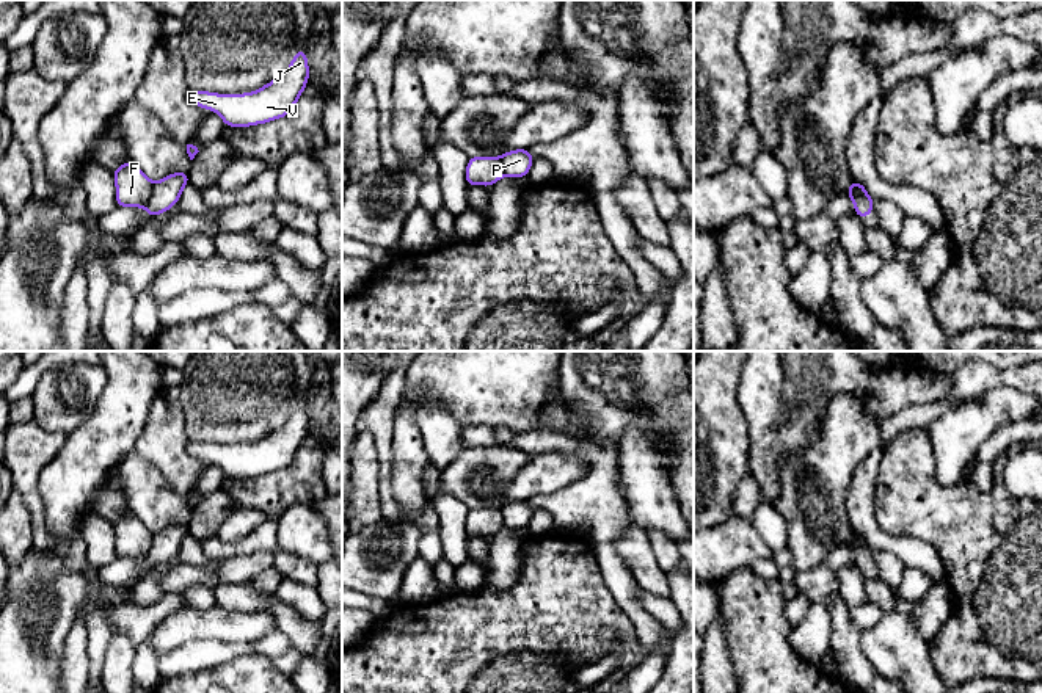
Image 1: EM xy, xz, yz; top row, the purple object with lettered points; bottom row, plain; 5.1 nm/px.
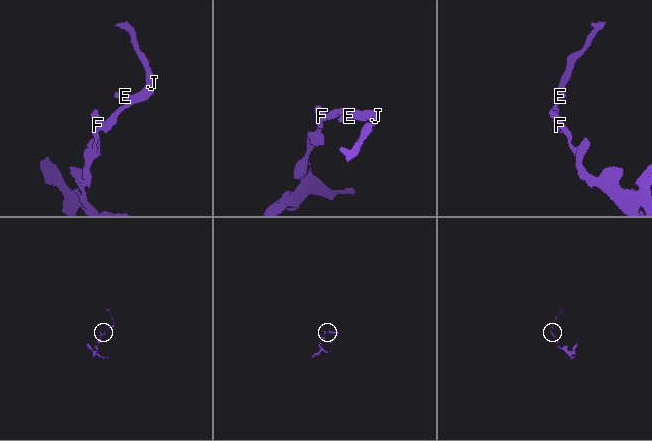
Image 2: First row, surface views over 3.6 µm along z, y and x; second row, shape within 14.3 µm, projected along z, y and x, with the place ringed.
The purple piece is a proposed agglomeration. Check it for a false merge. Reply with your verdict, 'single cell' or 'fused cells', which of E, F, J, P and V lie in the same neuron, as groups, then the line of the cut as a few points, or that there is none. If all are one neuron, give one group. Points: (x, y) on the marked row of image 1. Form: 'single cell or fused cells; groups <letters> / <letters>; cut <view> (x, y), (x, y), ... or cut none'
fused cells; groups E J P V / F; cut xy (153, 184), (153, 192), (145, 206)

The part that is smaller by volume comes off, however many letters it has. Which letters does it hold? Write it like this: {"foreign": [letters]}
{"foreign": ["E", "J", "P", "V"]}

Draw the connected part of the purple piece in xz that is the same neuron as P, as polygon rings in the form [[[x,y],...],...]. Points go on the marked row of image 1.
[[[529,149],[510,151],[501,155],[504,176],[527,177],[527,172],[535,161]]]

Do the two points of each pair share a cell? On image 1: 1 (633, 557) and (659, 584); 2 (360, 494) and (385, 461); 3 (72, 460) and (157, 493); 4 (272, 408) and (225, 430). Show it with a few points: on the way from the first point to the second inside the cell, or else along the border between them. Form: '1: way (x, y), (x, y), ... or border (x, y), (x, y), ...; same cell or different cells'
1: way (639, 563), (653, 577); same cell
2: border (377, 455), (380, 507); different cells
3: border (132, 449), (116, 469); different cells
4: way (261, 408), (247, 408), (236, 419); same cell

